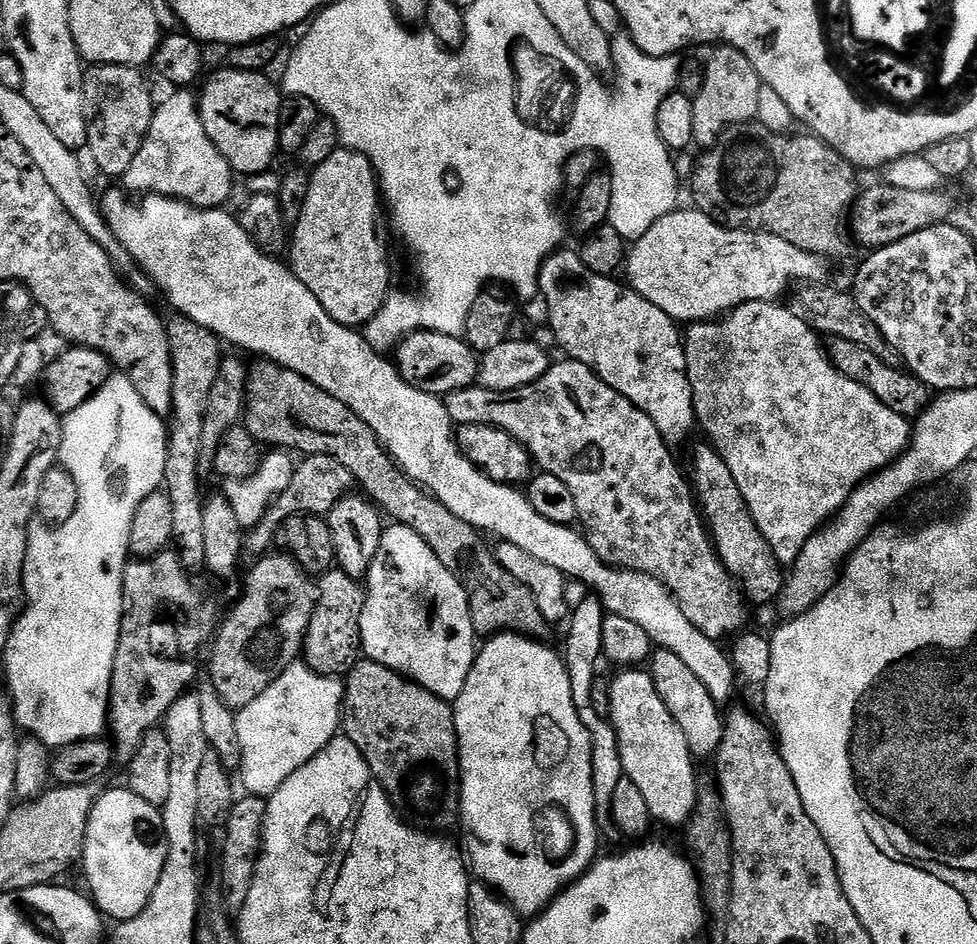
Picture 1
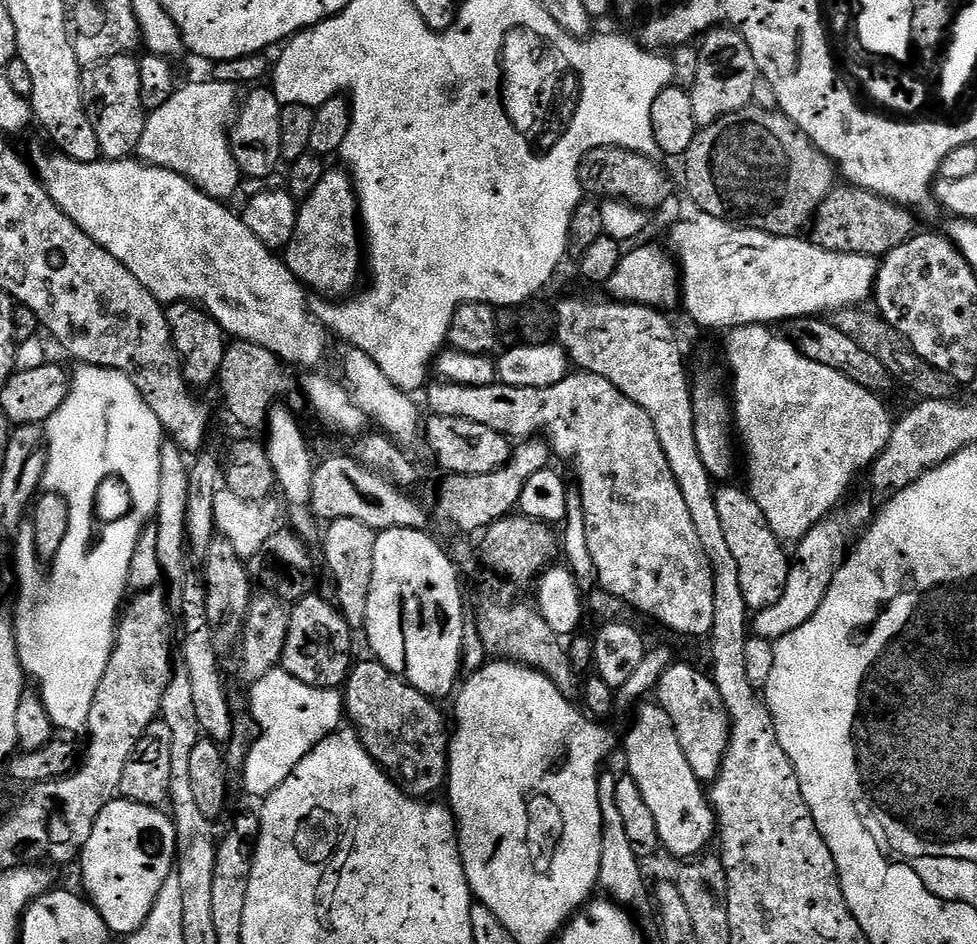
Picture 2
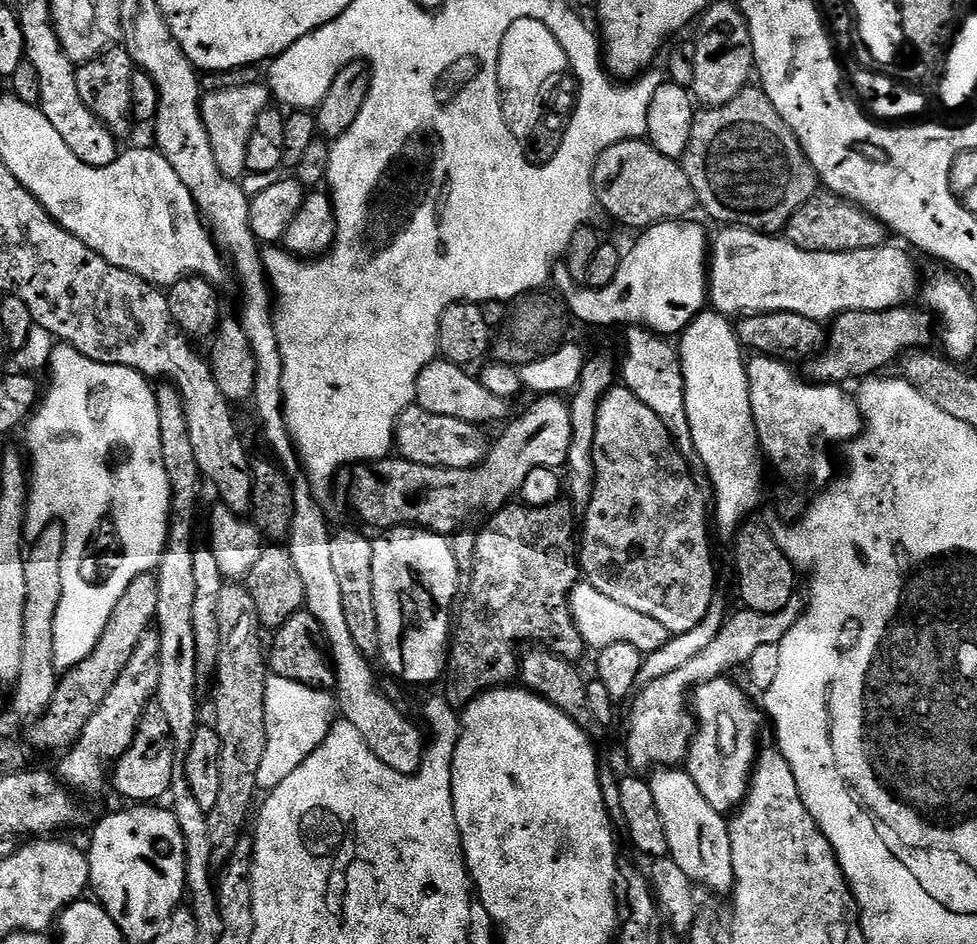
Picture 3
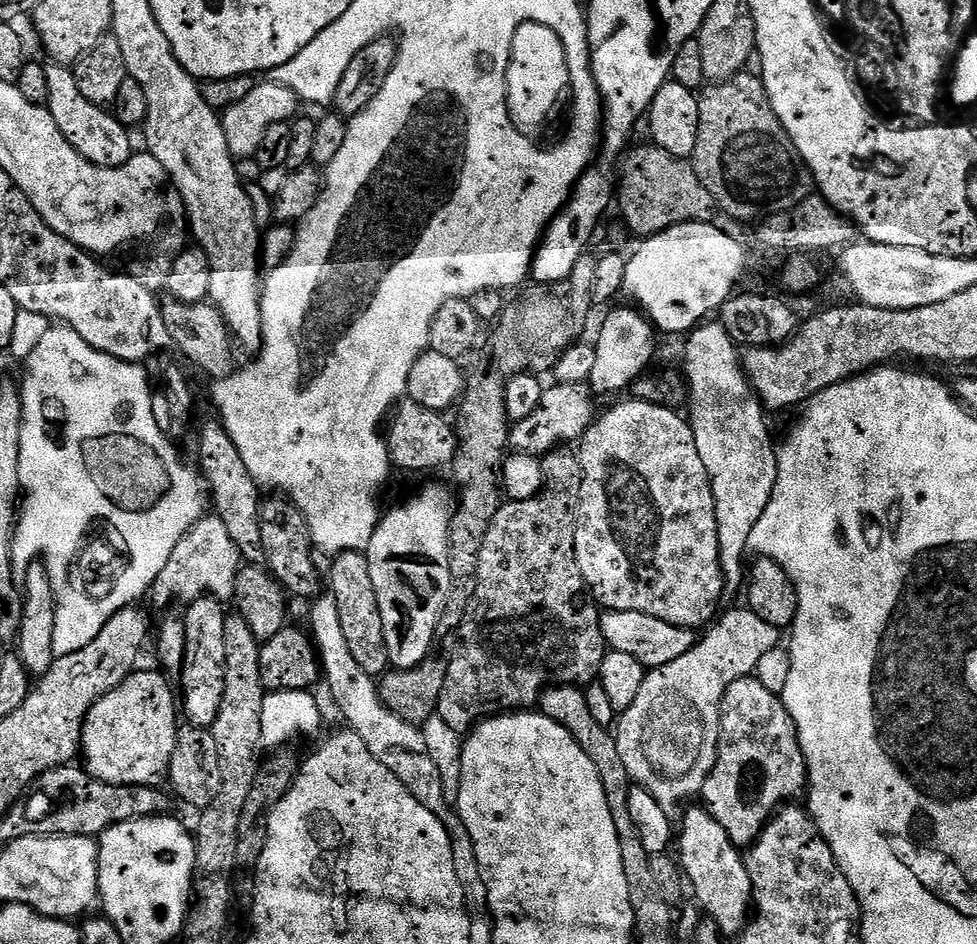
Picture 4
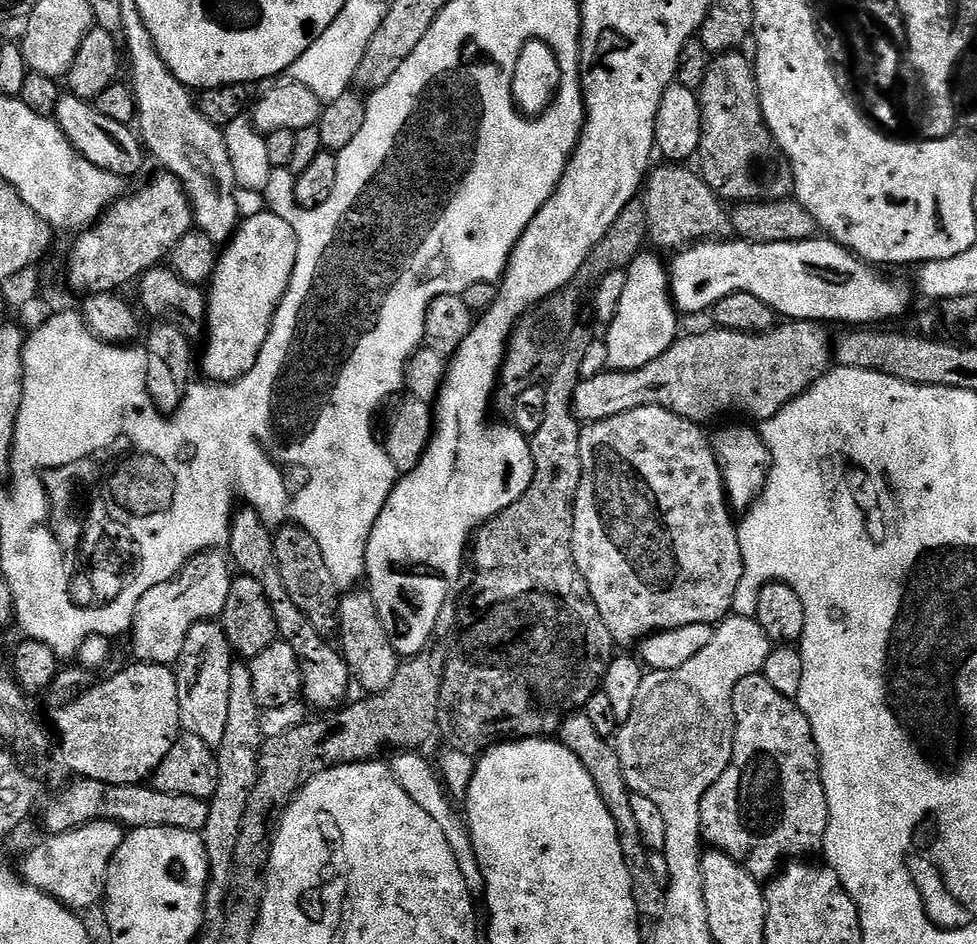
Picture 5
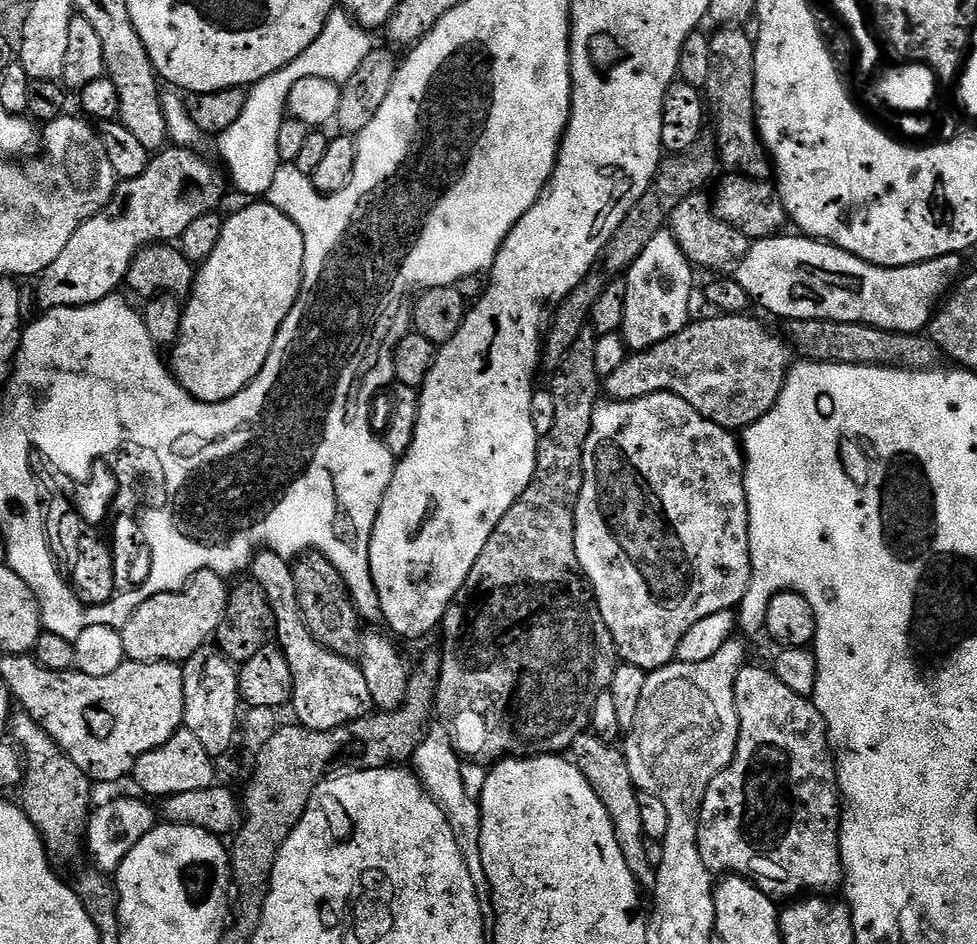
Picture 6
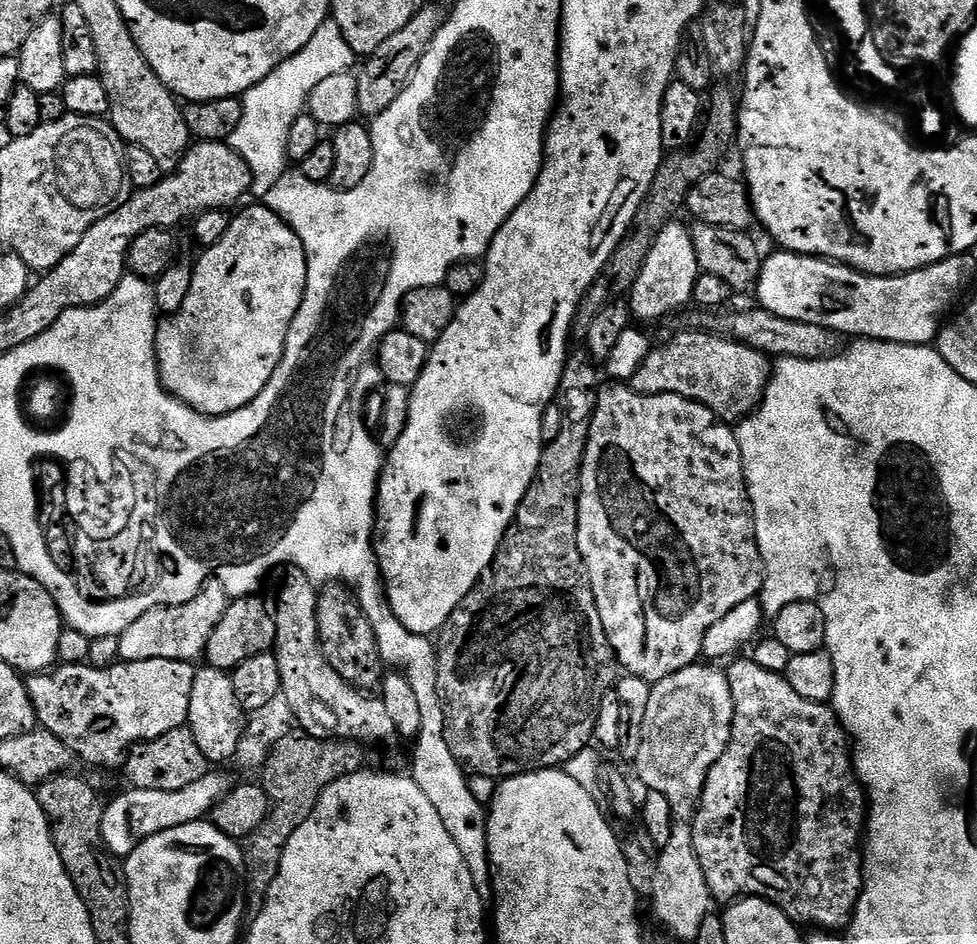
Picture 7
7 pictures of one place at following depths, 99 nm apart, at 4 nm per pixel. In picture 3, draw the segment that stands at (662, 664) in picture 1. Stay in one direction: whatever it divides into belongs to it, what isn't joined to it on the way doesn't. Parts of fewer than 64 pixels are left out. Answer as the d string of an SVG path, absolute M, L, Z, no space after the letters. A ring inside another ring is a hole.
M727 675L719 676L713 680L707 680L704 684L697 684L694 689L694 695L690 700L690 707L694 713L696 721L696 734L692 737L692 745L688 751L688 759L686 761L686 771L690 774L690 778L694 778L694 786L698 786L698 790L702 790L702 798L706 798L706 802L710 802L710 806L714 806L714 810L725 814L732 814L743 804L745 796L748 795L748 782L752 779L756 757L758 755L758 747L756 748L756 735L760 732L760 716L762 720L762 712L759 707L752 705L752 700L735 684L734 681L728 680Z

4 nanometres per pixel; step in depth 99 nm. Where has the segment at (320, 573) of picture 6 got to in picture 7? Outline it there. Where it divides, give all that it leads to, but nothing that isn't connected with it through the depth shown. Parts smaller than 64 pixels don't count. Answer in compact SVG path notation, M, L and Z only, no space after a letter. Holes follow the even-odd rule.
M328 582L319 589L316 598L316 621L320 649L324 651L324 657L330 662L330 666L334 666L337 674L353 688L379 689L386 675L386 665L380 657L378 642L368 621L368 615L360 609L360 604L348 585Z

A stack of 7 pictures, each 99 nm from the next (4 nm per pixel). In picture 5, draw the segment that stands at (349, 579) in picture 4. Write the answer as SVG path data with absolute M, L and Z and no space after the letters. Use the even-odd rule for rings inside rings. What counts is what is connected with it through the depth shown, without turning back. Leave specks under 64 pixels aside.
M348 590L340 597L340 609L338 610L338 637L340 636L339 651L344 657L344 661L348 664L348 671L351 679L356 680L365 689L368 694L375 694L386 690L386 686L390 686L390 682L394 682L394 674L398 670L401 657L397 656L394 646L390 642L390 638L386 634L386 626L382 626L382 618L378 614L378 606L374 602L371 591L356 592L360 590Z

